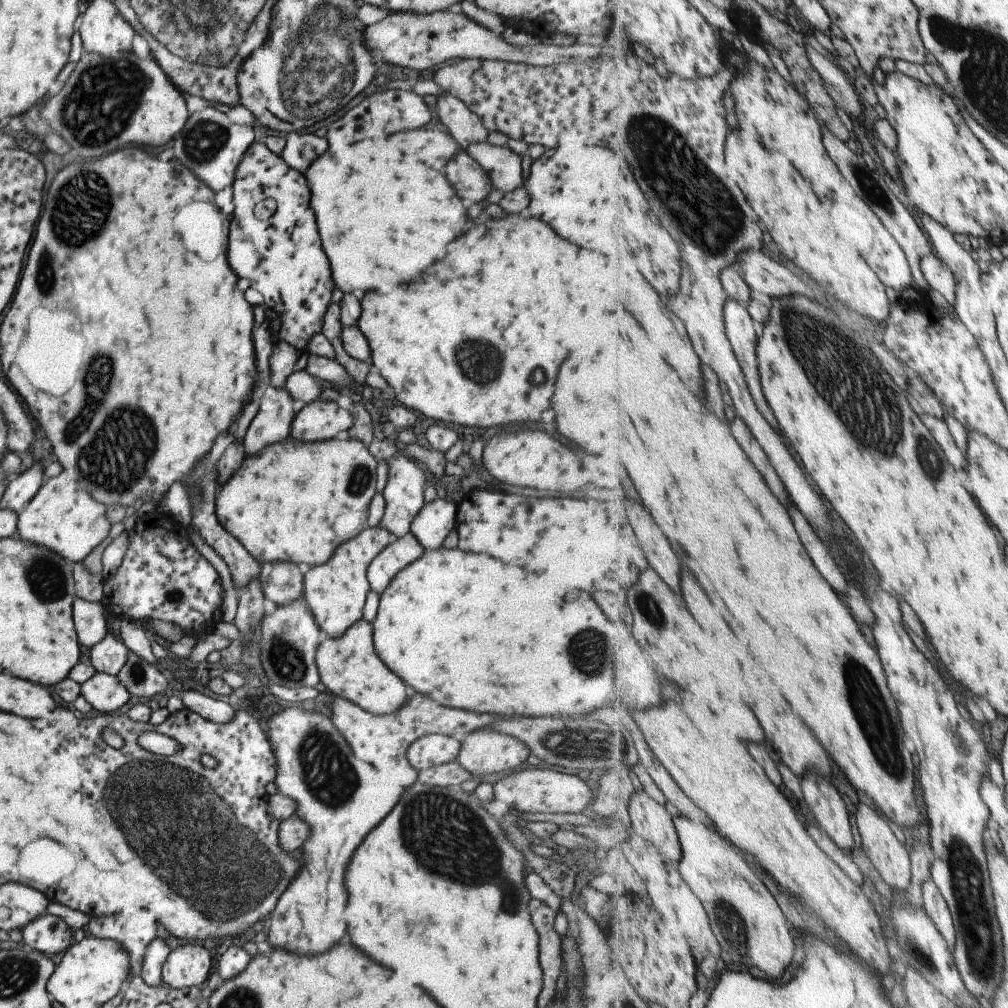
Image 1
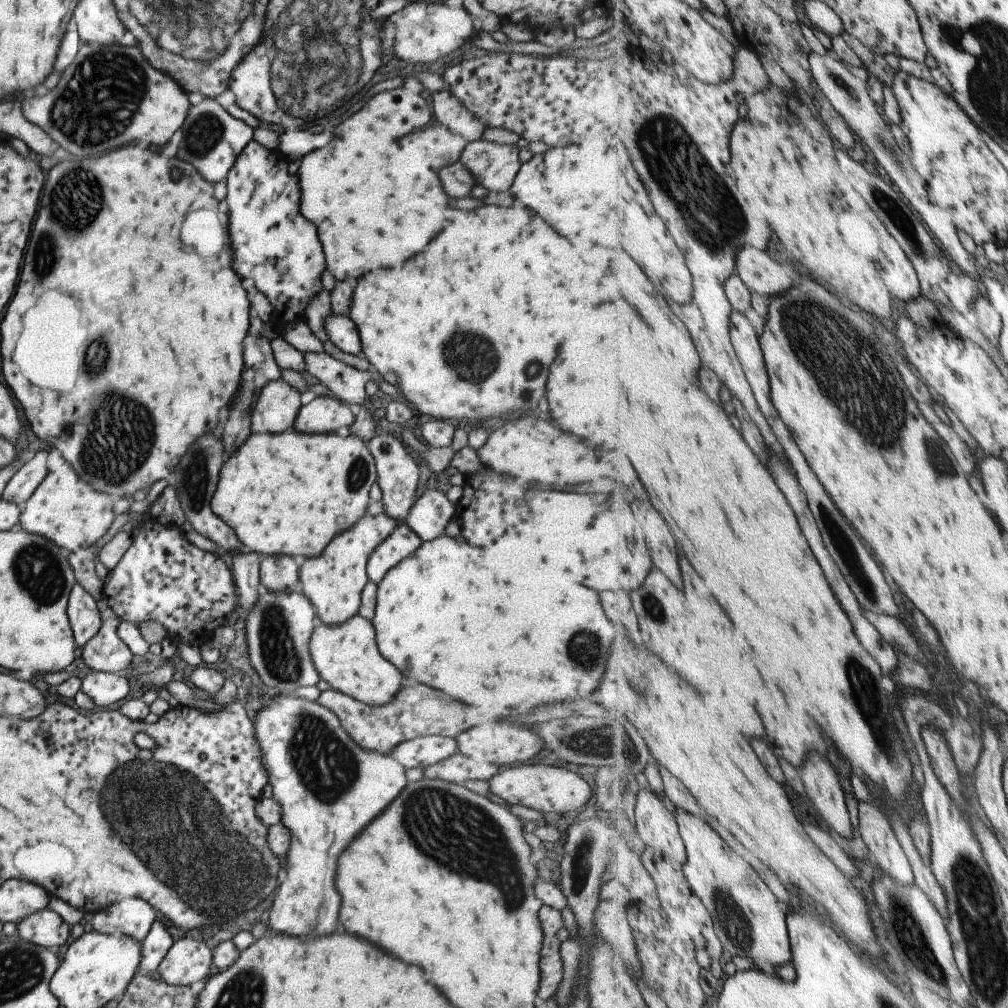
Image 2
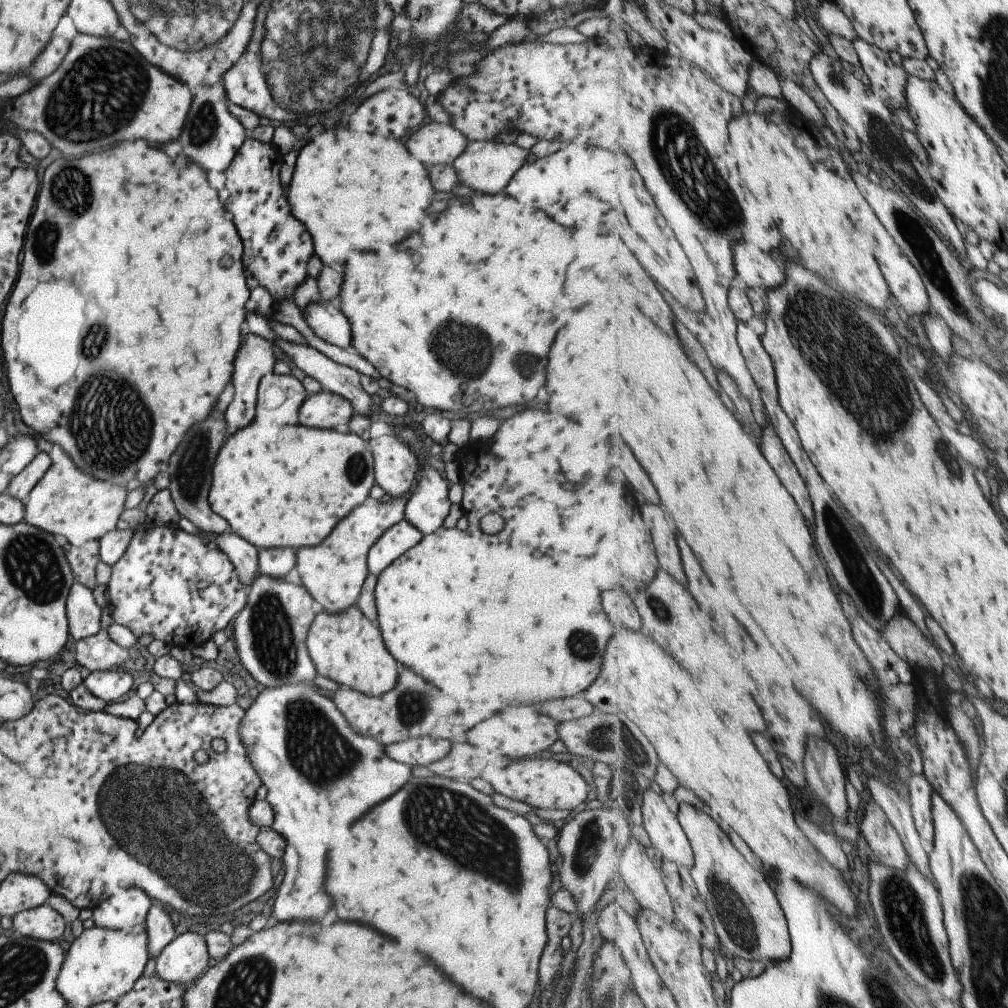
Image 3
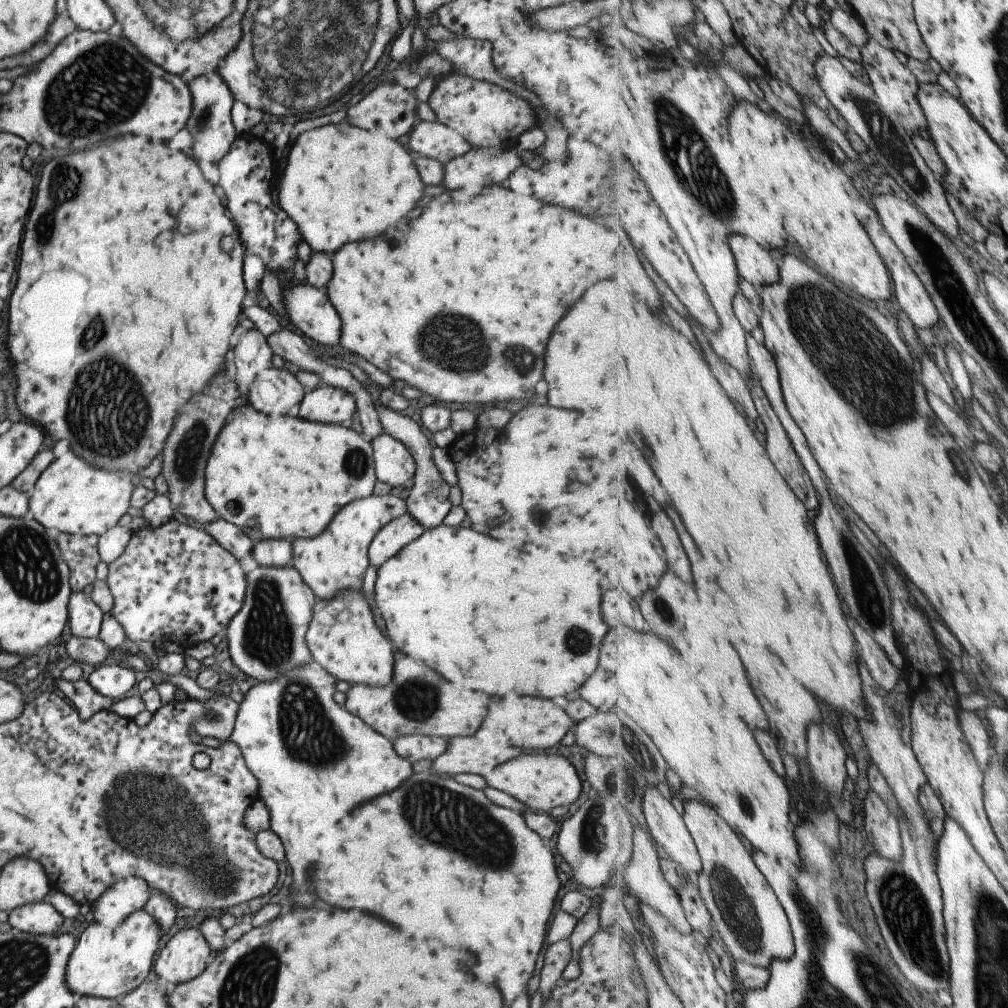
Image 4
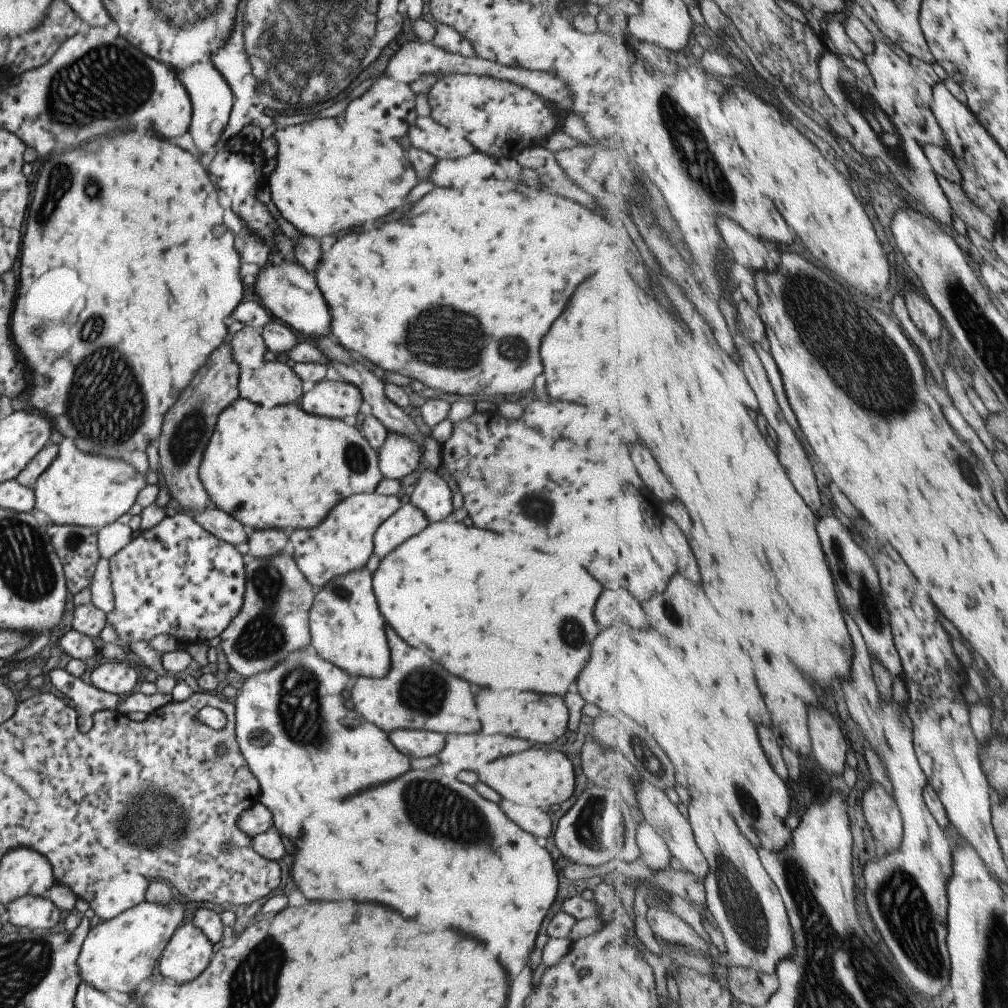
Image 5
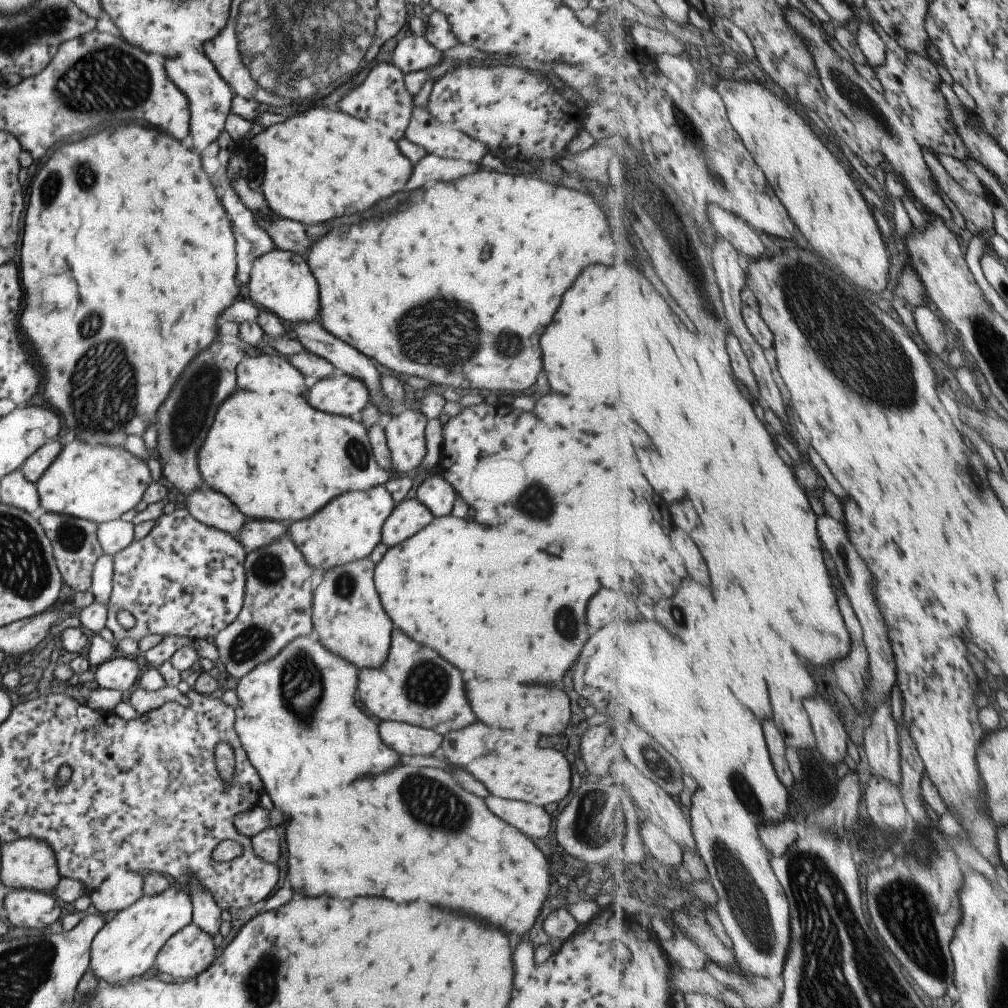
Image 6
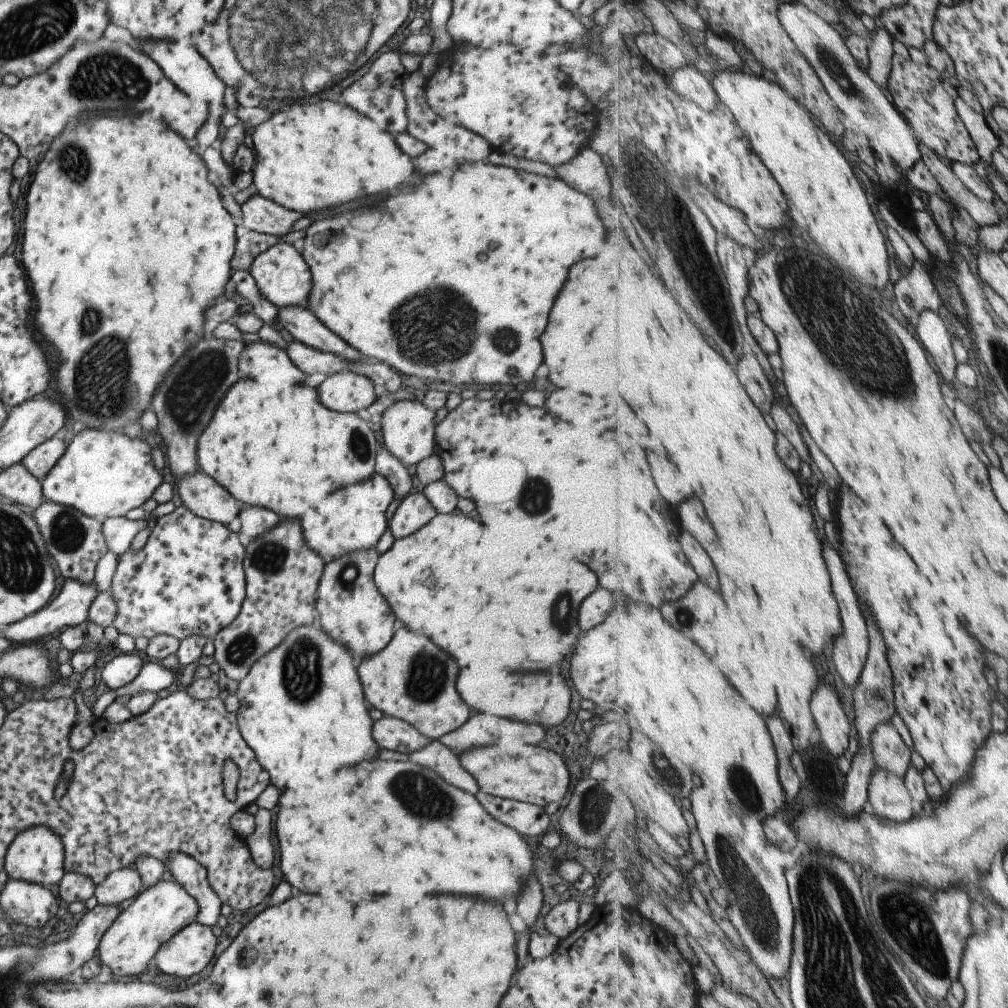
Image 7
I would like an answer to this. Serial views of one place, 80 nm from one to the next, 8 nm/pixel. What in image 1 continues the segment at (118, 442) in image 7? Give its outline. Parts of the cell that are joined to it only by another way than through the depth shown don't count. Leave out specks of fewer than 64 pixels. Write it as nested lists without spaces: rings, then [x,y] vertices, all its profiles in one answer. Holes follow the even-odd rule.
[[[52,469],[26,506],[16,515],[19,538],[48,548],[71,564],[82,561],[108,535],[106,507],[75,484],[65,470]]]

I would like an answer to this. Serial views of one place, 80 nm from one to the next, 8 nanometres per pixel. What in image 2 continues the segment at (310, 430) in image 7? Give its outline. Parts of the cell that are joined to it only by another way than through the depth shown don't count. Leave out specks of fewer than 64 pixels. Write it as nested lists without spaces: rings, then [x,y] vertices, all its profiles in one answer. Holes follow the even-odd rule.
[[[301,432],[249,434],[229,456],[225,454],[210,498],[210,509],[227,523],[243,547],[259,555],[314,557],[333,536],[365,513],[373,482],[376,482],[374,458],[364,440],[357,436]]]

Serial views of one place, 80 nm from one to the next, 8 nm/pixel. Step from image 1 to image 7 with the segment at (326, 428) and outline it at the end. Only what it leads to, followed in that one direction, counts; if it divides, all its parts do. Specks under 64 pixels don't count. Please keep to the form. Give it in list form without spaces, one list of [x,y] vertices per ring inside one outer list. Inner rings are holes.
[[[347,370],[326,376],[316,388],[325,408],[342,413],[366,409],[378,398],[372,382],[366,376]]]

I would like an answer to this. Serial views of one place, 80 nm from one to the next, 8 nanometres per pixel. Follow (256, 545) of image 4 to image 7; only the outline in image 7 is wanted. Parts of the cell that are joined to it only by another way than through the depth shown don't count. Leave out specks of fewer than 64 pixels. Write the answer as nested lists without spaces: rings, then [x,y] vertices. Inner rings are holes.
[[[239,504],[239,532],[237,536],[243,546],[256,536],[269,530],[275,523],[278,523],[280,516],[266,508],[250,507]]]

